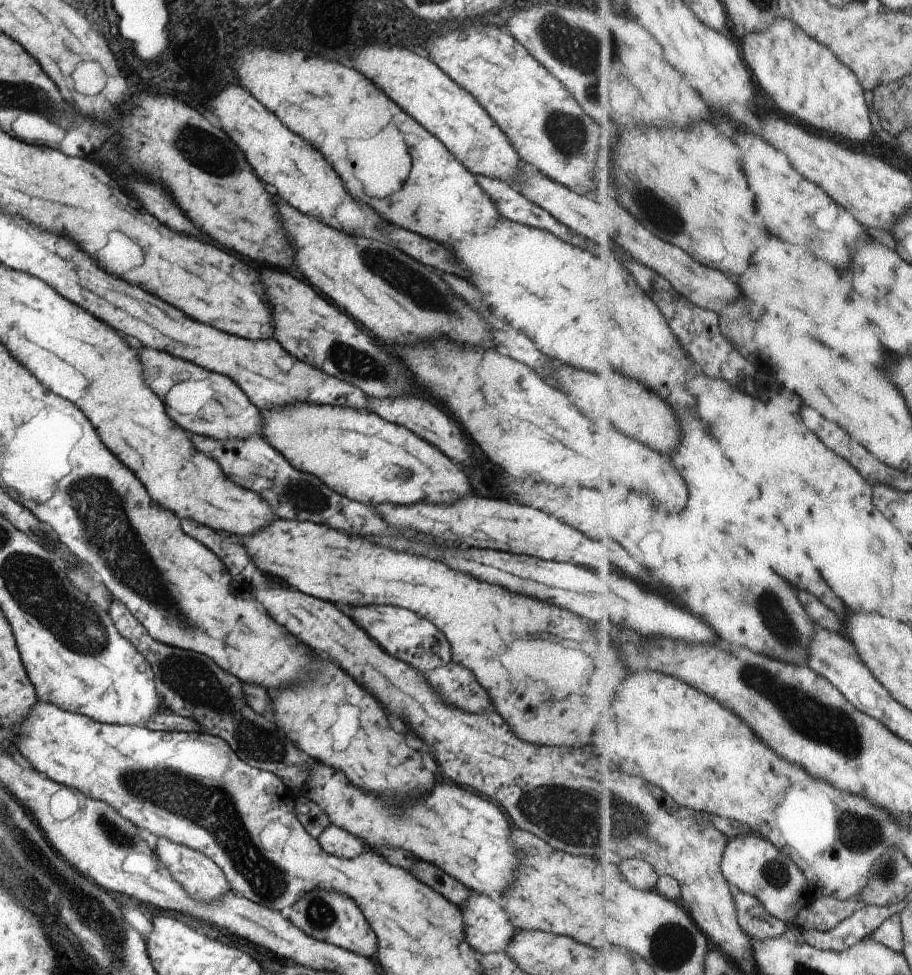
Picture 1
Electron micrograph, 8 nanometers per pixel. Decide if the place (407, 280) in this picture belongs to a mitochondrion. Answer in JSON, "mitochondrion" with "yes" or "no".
{"mitochondrion":"yes"}

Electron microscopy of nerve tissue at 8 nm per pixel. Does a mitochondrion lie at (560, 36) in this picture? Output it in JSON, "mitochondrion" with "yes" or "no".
{"mitochondrion":"yes"}

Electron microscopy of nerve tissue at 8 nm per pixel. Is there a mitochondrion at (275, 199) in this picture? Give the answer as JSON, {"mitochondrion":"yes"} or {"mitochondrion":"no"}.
{"mitochondrion":"no"}

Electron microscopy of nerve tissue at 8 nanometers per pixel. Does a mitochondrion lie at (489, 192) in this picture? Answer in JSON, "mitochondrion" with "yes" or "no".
{"mitochondrion":"no"}

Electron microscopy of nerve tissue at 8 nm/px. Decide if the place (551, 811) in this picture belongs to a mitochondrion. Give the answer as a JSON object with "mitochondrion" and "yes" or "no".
{"mitochondrion":"yes"}

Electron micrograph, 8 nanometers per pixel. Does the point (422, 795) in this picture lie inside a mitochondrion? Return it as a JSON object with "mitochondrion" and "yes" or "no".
{"mitochondrion":"no"}

